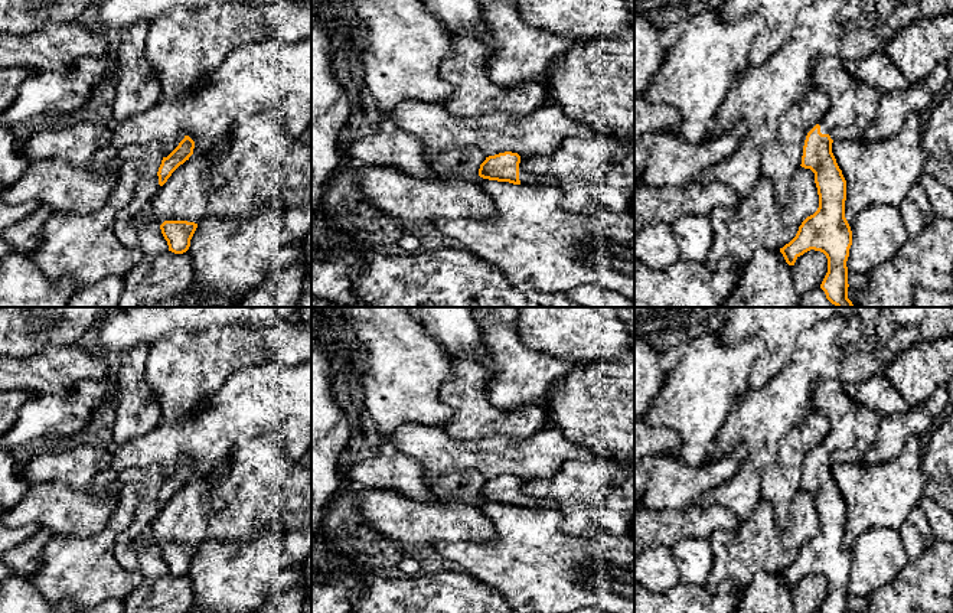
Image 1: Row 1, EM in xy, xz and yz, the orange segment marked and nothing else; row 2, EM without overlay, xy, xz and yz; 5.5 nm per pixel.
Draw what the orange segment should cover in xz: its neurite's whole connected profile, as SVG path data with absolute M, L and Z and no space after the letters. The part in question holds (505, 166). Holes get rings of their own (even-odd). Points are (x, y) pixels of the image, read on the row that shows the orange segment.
M505 151L486 157L480 164L479 176L489 180L509 182L513 185L558 186L559 180L549 175L535 175L525 169L525 157Z

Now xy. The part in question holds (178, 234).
M164 221L160 225L161 234L167 241L169 251L183 254L190 247L190 239L198 228L198 224L187 221Z

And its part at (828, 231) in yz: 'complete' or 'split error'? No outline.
split error

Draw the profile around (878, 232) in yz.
M885 203L861 211L849 226L852 245L846 267L864 275L891 260L908 241L900 209Z

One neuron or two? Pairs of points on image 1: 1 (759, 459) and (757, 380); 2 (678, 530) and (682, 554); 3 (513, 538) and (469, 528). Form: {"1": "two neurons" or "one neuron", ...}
{"1": "two neurons", "2": "two neurons", "3": "two neurons"}

